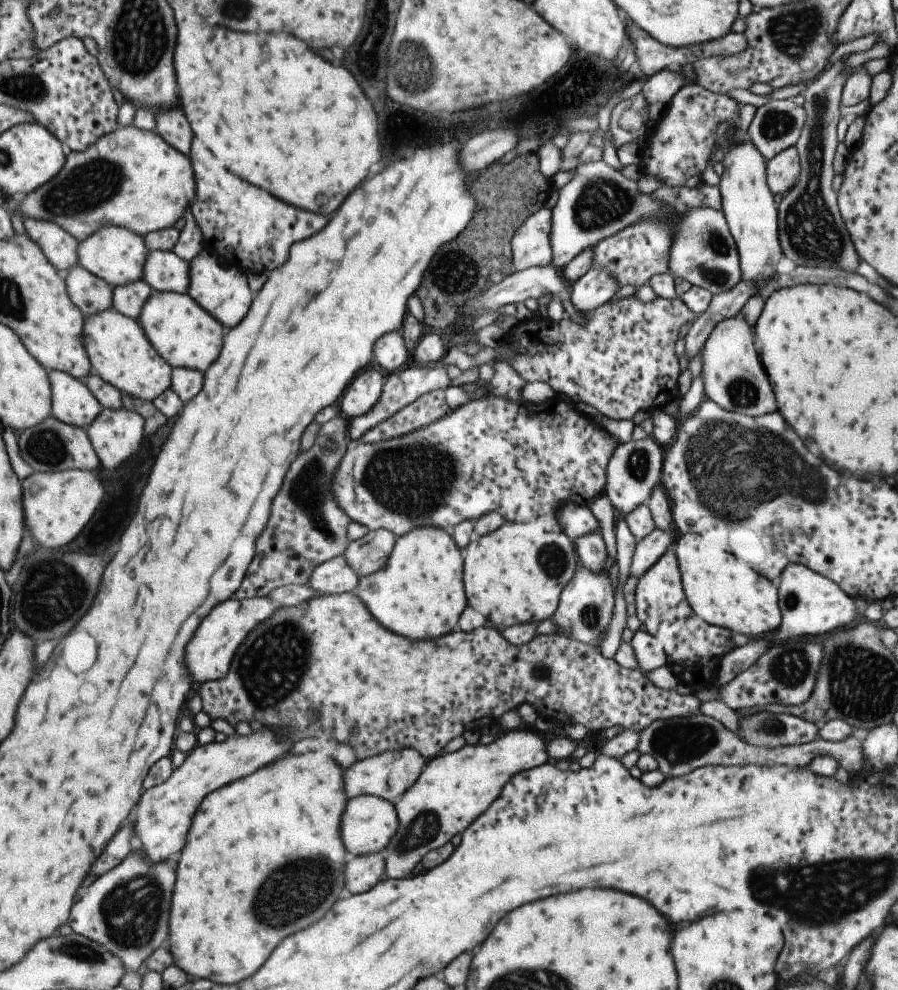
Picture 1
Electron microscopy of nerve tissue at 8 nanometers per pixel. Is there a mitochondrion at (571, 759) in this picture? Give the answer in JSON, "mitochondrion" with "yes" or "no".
{"mitochondrion":"no"}

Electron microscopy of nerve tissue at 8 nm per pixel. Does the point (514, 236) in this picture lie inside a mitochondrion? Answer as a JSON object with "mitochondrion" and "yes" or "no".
{"mitochondrion":"no"}

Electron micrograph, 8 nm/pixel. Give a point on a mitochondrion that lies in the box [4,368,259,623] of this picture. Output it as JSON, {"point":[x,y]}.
{"point":[45,446]}

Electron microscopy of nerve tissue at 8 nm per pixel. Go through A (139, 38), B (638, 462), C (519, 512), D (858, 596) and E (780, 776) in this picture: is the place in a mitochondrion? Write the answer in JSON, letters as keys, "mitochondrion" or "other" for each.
{"A":"mitochondrion","B":"mitochondrion","C":"other","D":"other","E":"other"}

